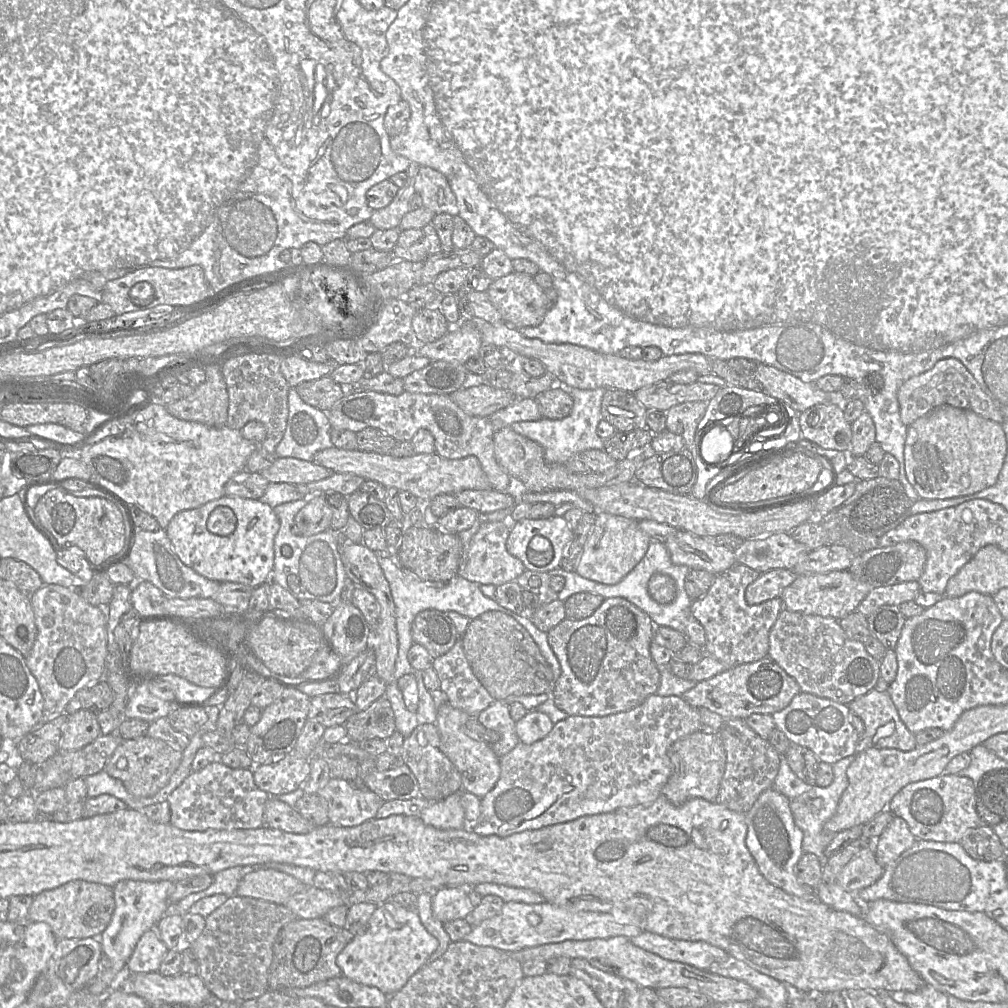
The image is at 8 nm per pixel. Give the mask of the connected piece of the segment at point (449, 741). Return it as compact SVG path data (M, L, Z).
M438 699L437 719L435 724L440 735L440 750L460 772L462 778L462 789L476 795L481 799L495 786L496 782L498 781L500 775L500 763L499 757L497 757L497 755L494 753L491 745L483 740L471 738L465 733L465 723L469 717L473 716L469 716L462 710L451 706L446 701Z

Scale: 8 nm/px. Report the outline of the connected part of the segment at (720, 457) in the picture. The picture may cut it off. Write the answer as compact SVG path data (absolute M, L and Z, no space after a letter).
M724 425L712 426L702 437L700 454L709 464L728 460L734 446L733 438Z

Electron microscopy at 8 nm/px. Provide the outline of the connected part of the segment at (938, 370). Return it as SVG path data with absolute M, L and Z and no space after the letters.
M955 358L940 360L930 370L906 380L898 390L898 403L901 420L907 427L941 406L969 410L999 424L1003 423L1001 410L983 391L963 363Z

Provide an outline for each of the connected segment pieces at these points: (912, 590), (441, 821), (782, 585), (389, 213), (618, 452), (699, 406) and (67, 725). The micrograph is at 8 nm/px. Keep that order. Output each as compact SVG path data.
M917 580L872 588L858 605L857 610L867 617L883 605L898 606L906 601L914 601L920 589Z
M456 792L448 797L431 801L422 810L419 818L427 825L440 830L457 830L467 827L464 809L461 805L461 793Z
M772 569L760 573L759 577L747 586L745 600L749 605L757 605L780 597L796 577L797 575L789 569Z
M408 177L394 199L386 207L374 210L369 221L376 229L398 228L402 218L410 211L410 199L415 192L414 179Z
M648 428L631 431L616 431L604 440L604 451L617 461L621 461L635 449L651 444L654 434Z
M684 402L666 412L666 429L683 437L685 448L694 442L697 426L703 418L708 402Z
M80 709L67 716L62 725L60 751L75 751L93 742L101 735L97 712Z

